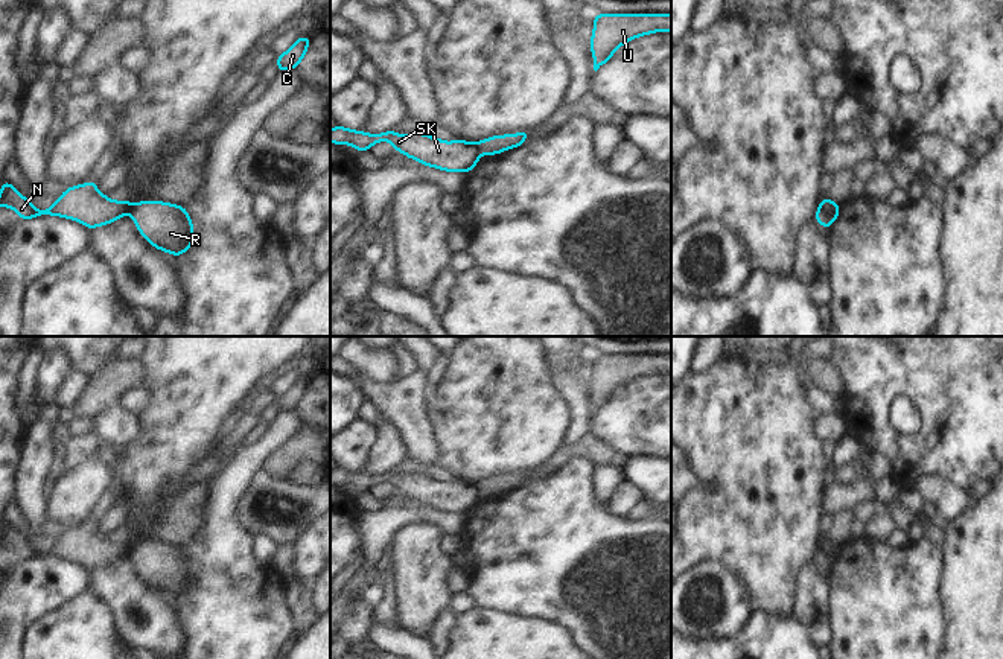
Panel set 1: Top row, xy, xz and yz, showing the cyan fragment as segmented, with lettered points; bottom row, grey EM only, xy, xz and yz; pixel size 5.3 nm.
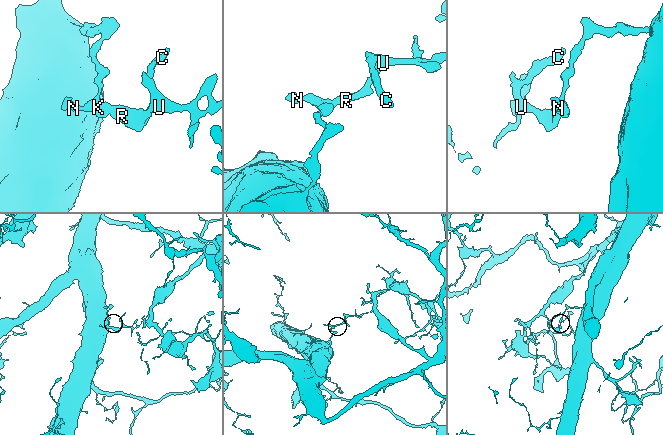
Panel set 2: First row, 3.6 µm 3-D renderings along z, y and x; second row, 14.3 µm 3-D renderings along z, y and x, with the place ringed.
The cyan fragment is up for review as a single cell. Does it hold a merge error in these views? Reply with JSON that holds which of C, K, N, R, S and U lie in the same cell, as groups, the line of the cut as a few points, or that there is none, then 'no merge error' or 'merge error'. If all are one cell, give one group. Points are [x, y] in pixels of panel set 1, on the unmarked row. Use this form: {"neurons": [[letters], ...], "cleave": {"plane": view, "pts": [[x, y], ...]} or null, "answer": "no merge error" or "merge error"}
{"neurons": [["C", "R", "U"], ["K", "N", "S"]], "cleave": {"plane": "yz", "pts": [[818, 548], [830, 565]]}, "answer": "merge error"}

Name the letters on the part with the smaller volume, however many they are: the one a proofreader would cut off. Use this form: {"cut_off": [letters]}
{"cut_off": ["C", "R", "U"]}

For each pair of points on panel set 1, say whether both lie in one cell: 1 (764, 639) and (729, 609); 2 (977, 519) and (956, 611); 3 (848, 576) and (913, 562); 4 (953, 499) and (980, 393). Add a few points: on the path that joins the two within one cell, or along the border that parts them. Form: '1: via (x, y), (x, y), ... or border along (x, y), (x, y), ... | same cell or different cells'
1: border along (754, 608), (749, 618), (734, 633), (713, 636) | different cells
2: via (974, 542), (974, 588) | same cell
3: via (865, 576), (897, 576) | same cell
4: border along (923, 474), (939, 474), (967, 493) | different cells

